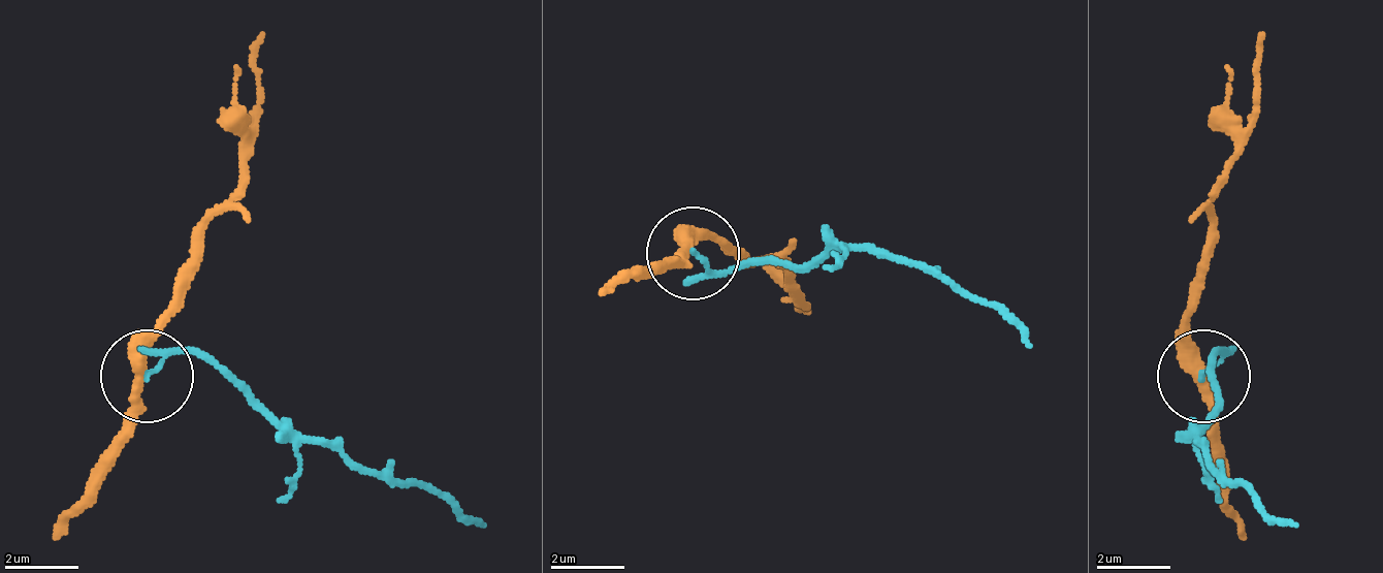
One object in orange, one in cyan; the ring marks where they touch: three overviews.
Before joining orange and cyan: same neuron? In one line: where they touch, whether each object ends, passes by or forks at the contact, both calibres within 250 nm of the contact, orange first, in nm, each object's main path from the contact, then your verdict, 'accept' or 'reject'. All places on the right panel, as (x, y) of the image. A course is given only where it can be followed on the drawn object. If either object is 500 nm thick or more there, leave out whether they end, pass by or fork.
place (1203, 376); orange passes by; cyan passes by; calibres 360 and 80 nm; course orange (1205, 379), (1187, 323), (1205, 202), (1252, 109), (1261, 35); course cyan (1205, 379), (1224, 351), (1196, 425), (1196, 444), (1224, 481), (1298, 528); reject

